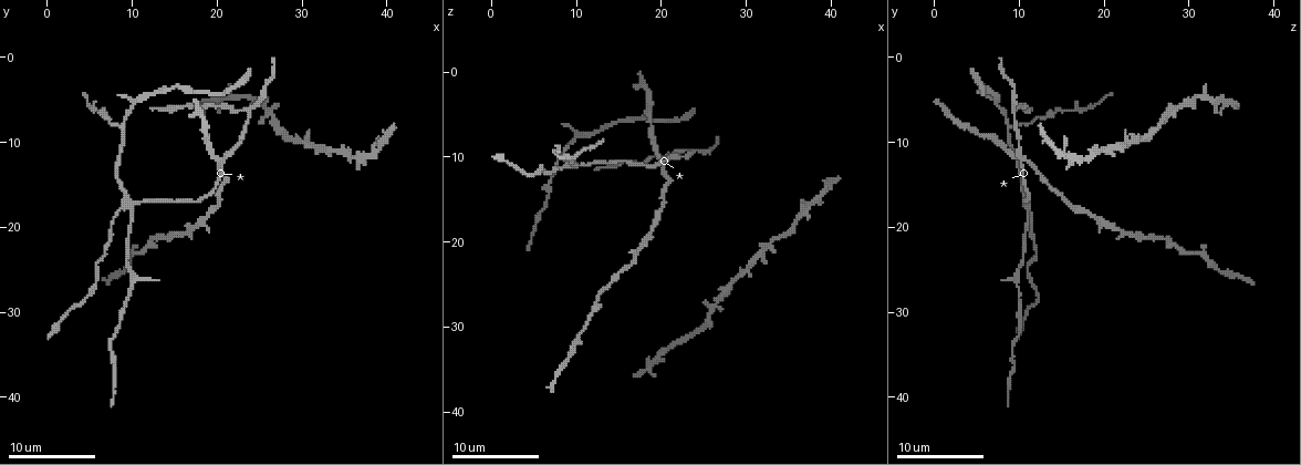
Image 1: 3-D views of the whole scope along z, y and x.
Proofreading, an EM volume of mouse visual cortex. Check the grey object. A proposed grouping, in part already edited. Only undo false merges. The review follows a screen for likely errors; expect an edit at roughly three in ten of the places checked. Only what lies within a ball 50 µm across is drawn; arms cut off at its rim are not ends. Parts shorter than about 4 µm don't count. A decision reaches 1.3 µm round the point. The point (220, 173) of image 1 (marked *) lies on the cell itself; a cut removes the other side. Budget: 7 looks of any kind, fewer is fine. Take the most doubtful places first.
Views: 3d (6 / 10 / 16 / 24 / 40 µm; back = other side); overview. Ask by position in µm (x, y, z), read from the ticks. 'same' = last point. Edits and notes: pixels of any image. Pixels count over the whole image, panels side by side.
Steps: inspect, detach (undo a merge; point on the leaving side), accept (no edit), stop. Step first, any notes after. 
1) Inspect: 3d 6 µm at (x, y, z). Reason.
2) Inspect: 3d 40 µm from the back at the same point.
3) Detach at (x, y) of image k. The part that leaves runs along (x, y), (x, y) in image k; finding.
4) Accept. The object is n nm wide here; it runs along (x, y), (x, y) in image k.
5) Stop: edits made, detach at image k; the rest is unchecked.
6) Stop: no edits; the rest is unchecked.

Inspect: 3d 10 µm at (24.0, 6.2, 9.0). Side arm on a straight run.

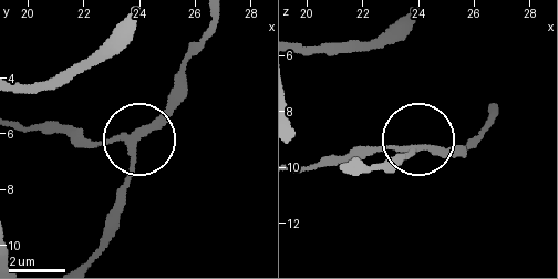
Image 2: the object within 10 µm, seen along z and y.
Accept. The object is 180 nm wide here; it runs along (88, 256), (99, 241), (133, 148), (185, 93) in image 2; one cell here.

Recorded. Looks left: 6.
Inspect: 3d 16 µm at (20.0, 12.4, 11.2). Looks like a crossing.

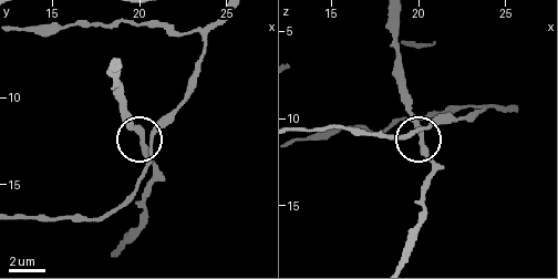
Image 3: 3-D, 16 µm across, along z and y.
Accept. The object is 240 nm wide here; all the same cell.

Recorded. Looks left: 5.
Inspect: 3d 10 µm at (9.8, 18.2, 11.2). Branch point.

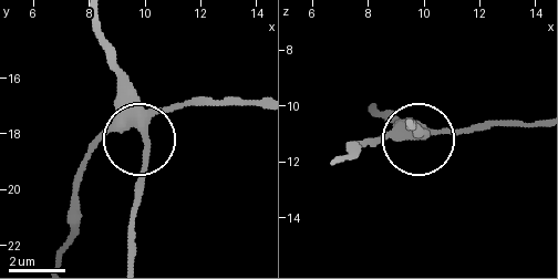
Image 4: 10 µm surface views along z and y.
Inspect: 3d 6 µm at the same point.

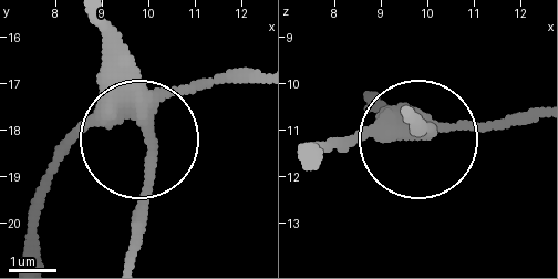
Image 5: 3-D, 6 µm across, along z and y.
Accept. The side arm is 26 µm long; it runs along (260, 72), (165, 96), (142, 156), (134, 251) in image 5; all the same cell.

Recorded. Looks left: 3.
Stop: no edits; the rest is unchecked.

